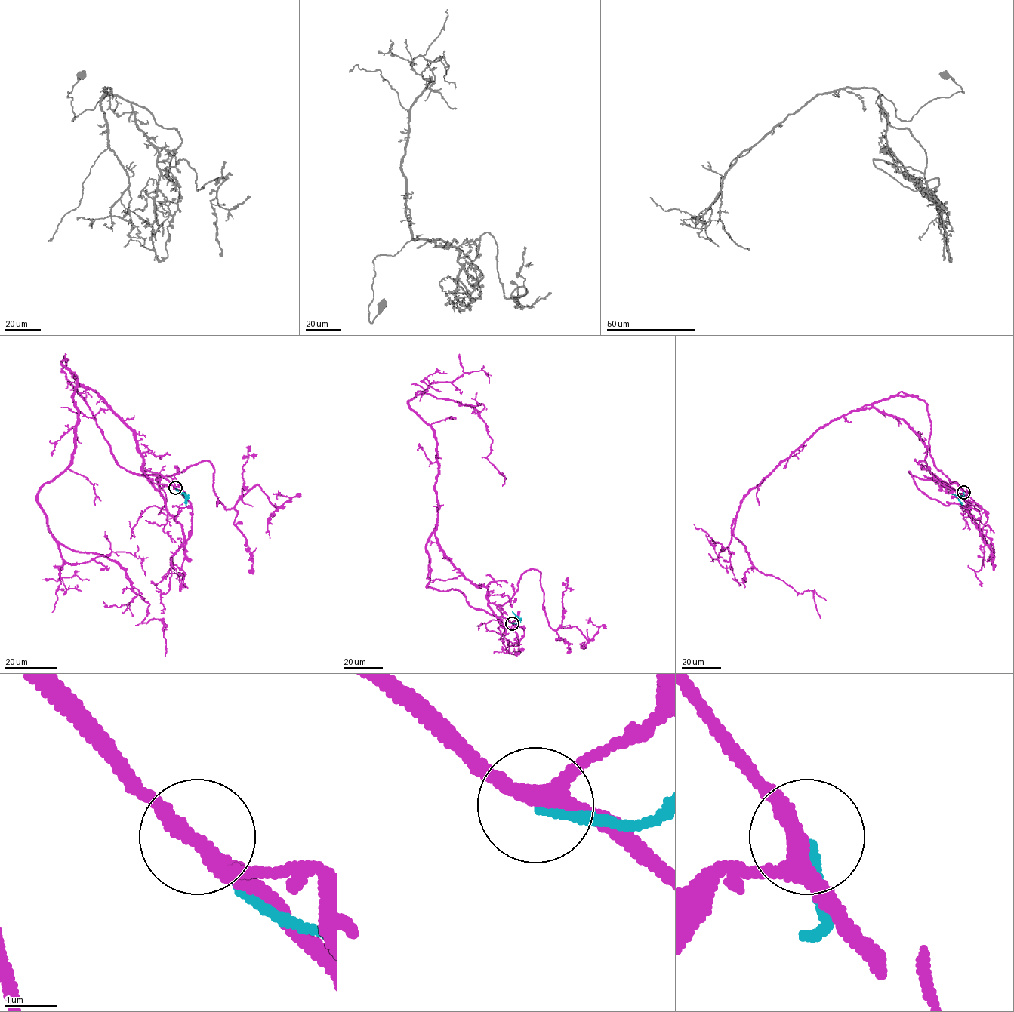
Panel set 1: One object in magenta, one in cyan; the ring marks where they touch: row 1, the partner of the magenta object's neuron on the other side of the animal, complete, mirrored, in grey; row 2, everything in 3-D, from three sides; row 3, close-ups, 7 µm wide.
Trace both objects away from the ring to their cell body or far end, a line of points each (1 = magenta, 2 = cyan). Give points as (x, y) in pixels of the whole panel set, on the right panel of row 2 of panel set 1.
1: (963, 492), (903, 419), (819, 428), (733, 532), (820, 618)
2: (963, 492), (962, 496), (951, 493)

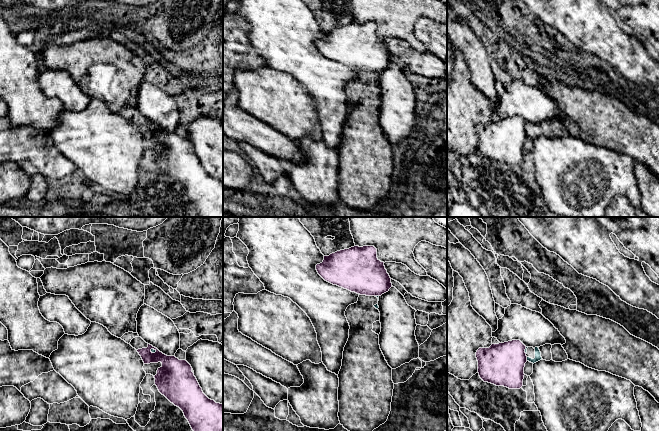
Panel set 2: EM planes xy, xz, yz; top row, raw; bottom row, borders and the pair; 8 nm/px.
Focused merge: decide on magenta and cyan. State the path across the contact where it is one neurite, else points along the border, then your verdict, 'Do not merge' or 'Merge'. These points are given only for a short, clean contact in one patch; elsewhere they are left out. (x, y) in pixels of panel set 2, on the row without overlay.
Boundary: yz (526, 133), (527, 136). Do not merge

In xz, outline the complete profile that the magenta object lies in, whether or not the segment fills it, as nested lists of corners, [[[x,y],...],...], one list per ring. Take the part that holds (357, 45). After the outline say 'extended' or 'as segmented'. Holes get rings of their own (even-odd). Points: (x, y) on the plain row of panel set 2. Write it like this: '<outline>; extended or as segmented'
[[[354,22],[324,32],[316,46],[325,57],[360,71],[381,72],[393,63],[374,22]]]; as segmented

